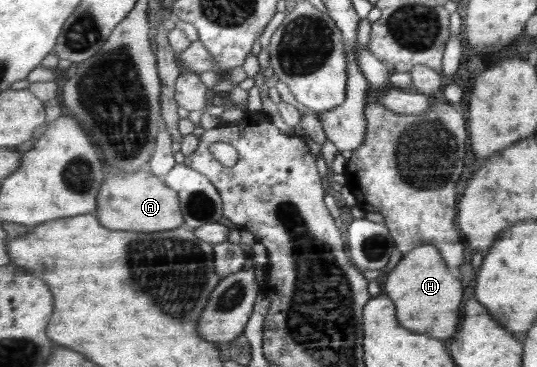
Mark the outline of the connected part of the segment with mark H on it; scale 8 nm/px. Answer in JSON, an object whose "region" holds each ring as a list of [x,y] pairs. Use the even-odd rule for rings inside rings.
{"region":[[[418,246],[413,252],[407,252],[387,276],[385,294],[399,304],[399,324],[403,324],[403,328],[435,338],[447,338],[457,332],[457,324],[461,322],[463,288],[461,282],[447,270],[435,246]]]}

